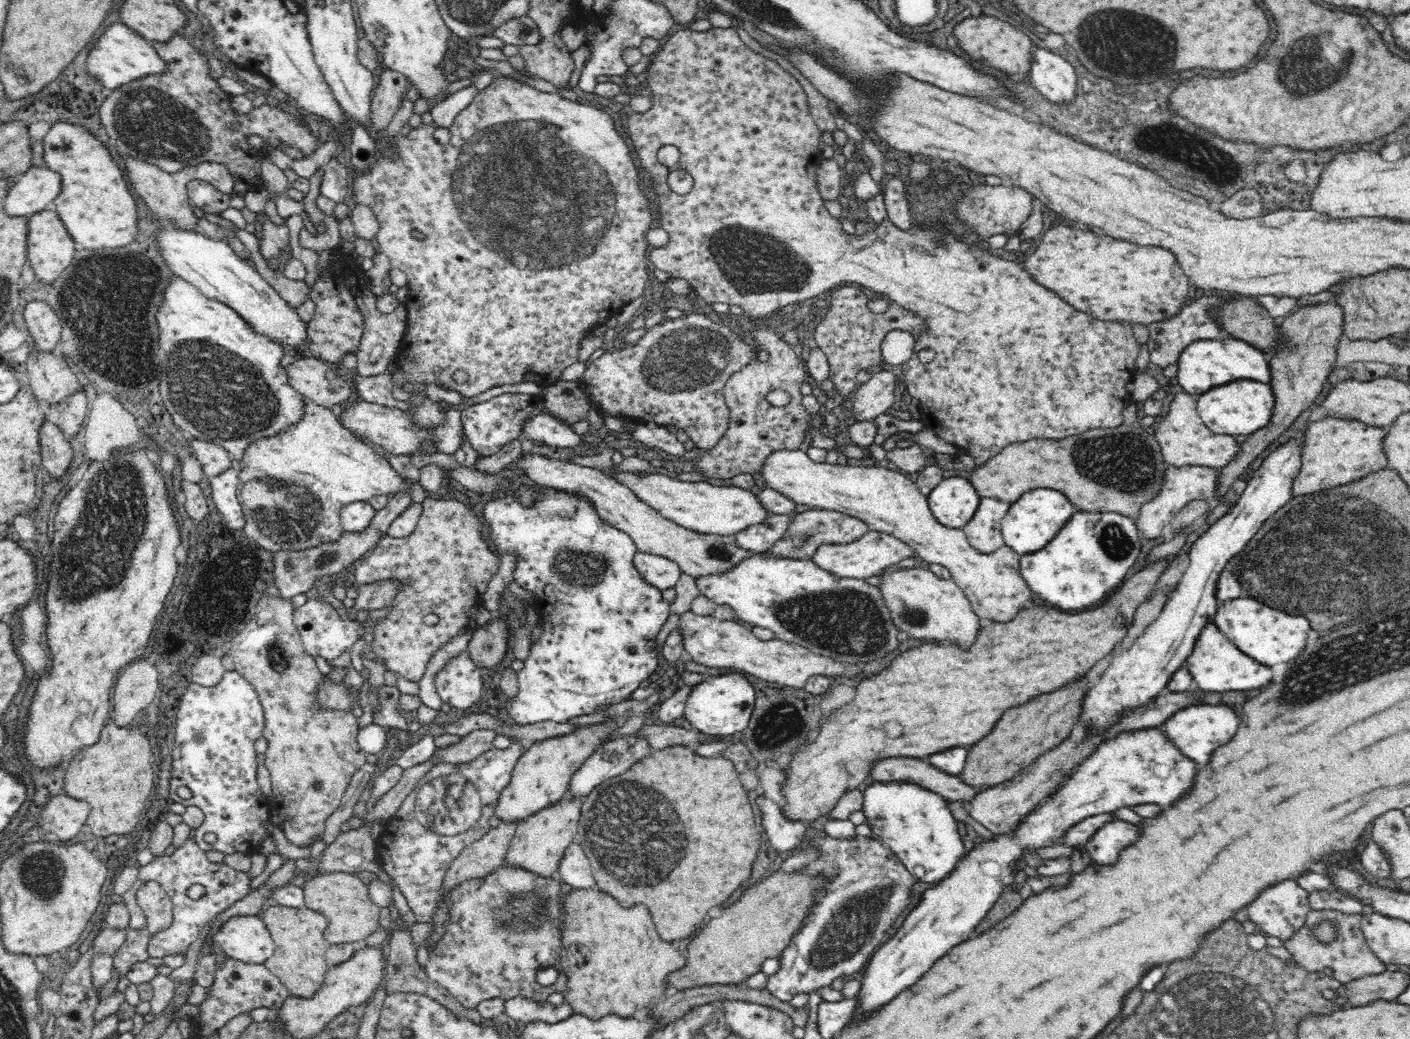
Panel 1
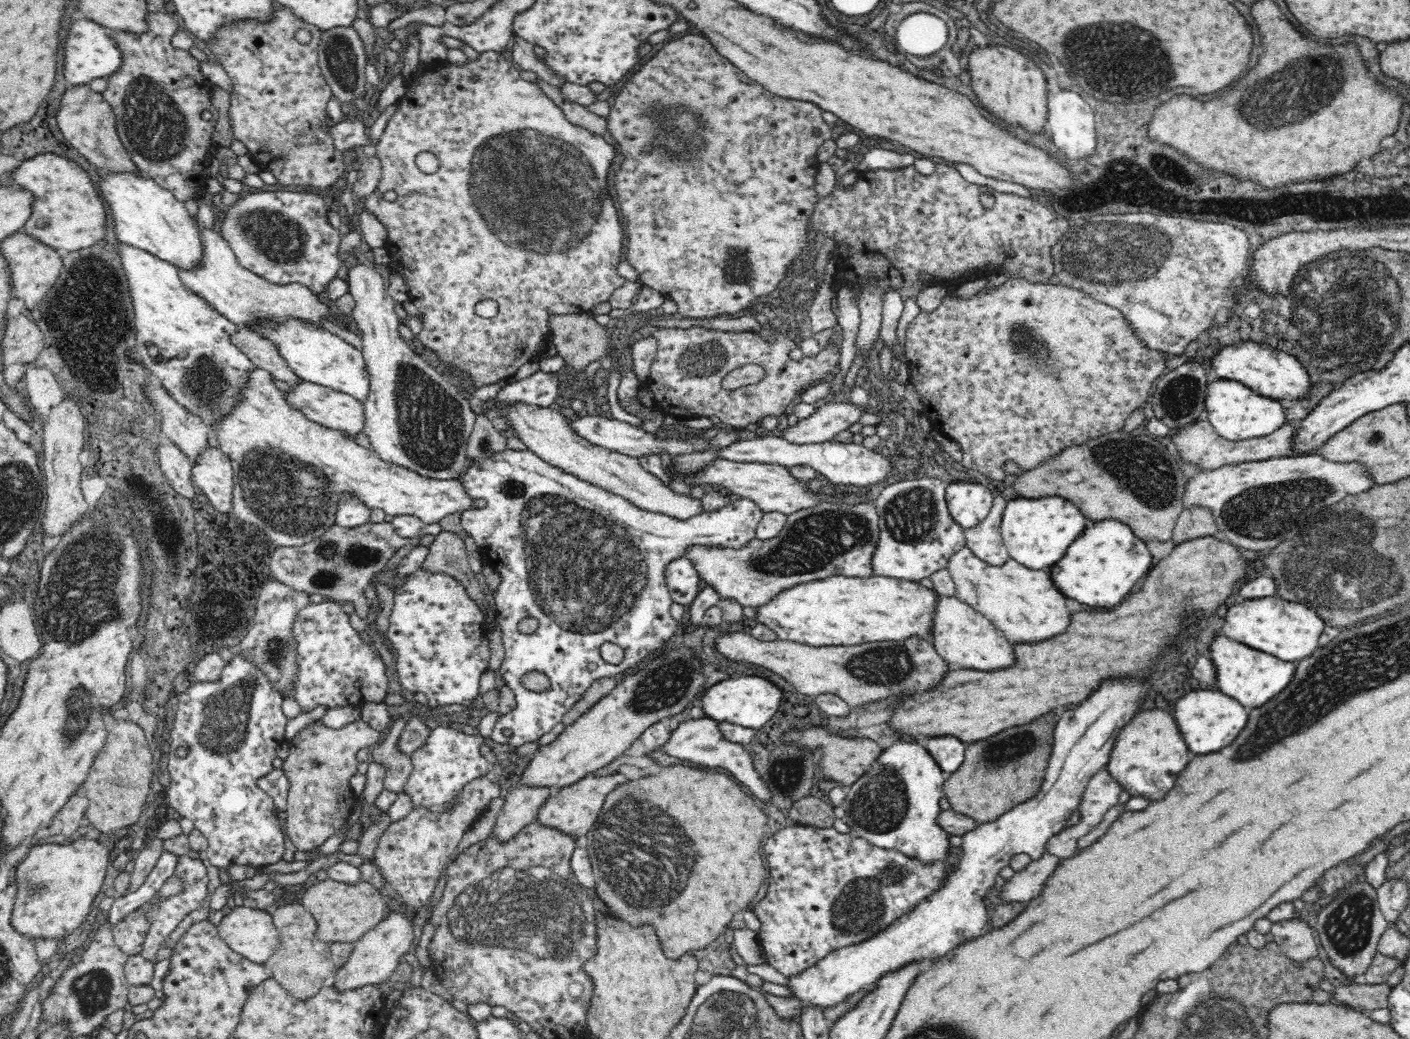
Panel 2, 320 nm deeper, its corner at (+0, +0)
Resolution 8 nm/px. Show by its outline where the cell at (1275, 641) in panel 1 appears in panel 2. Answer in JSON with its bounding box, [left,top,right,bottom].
[1222,598,1324,662]

